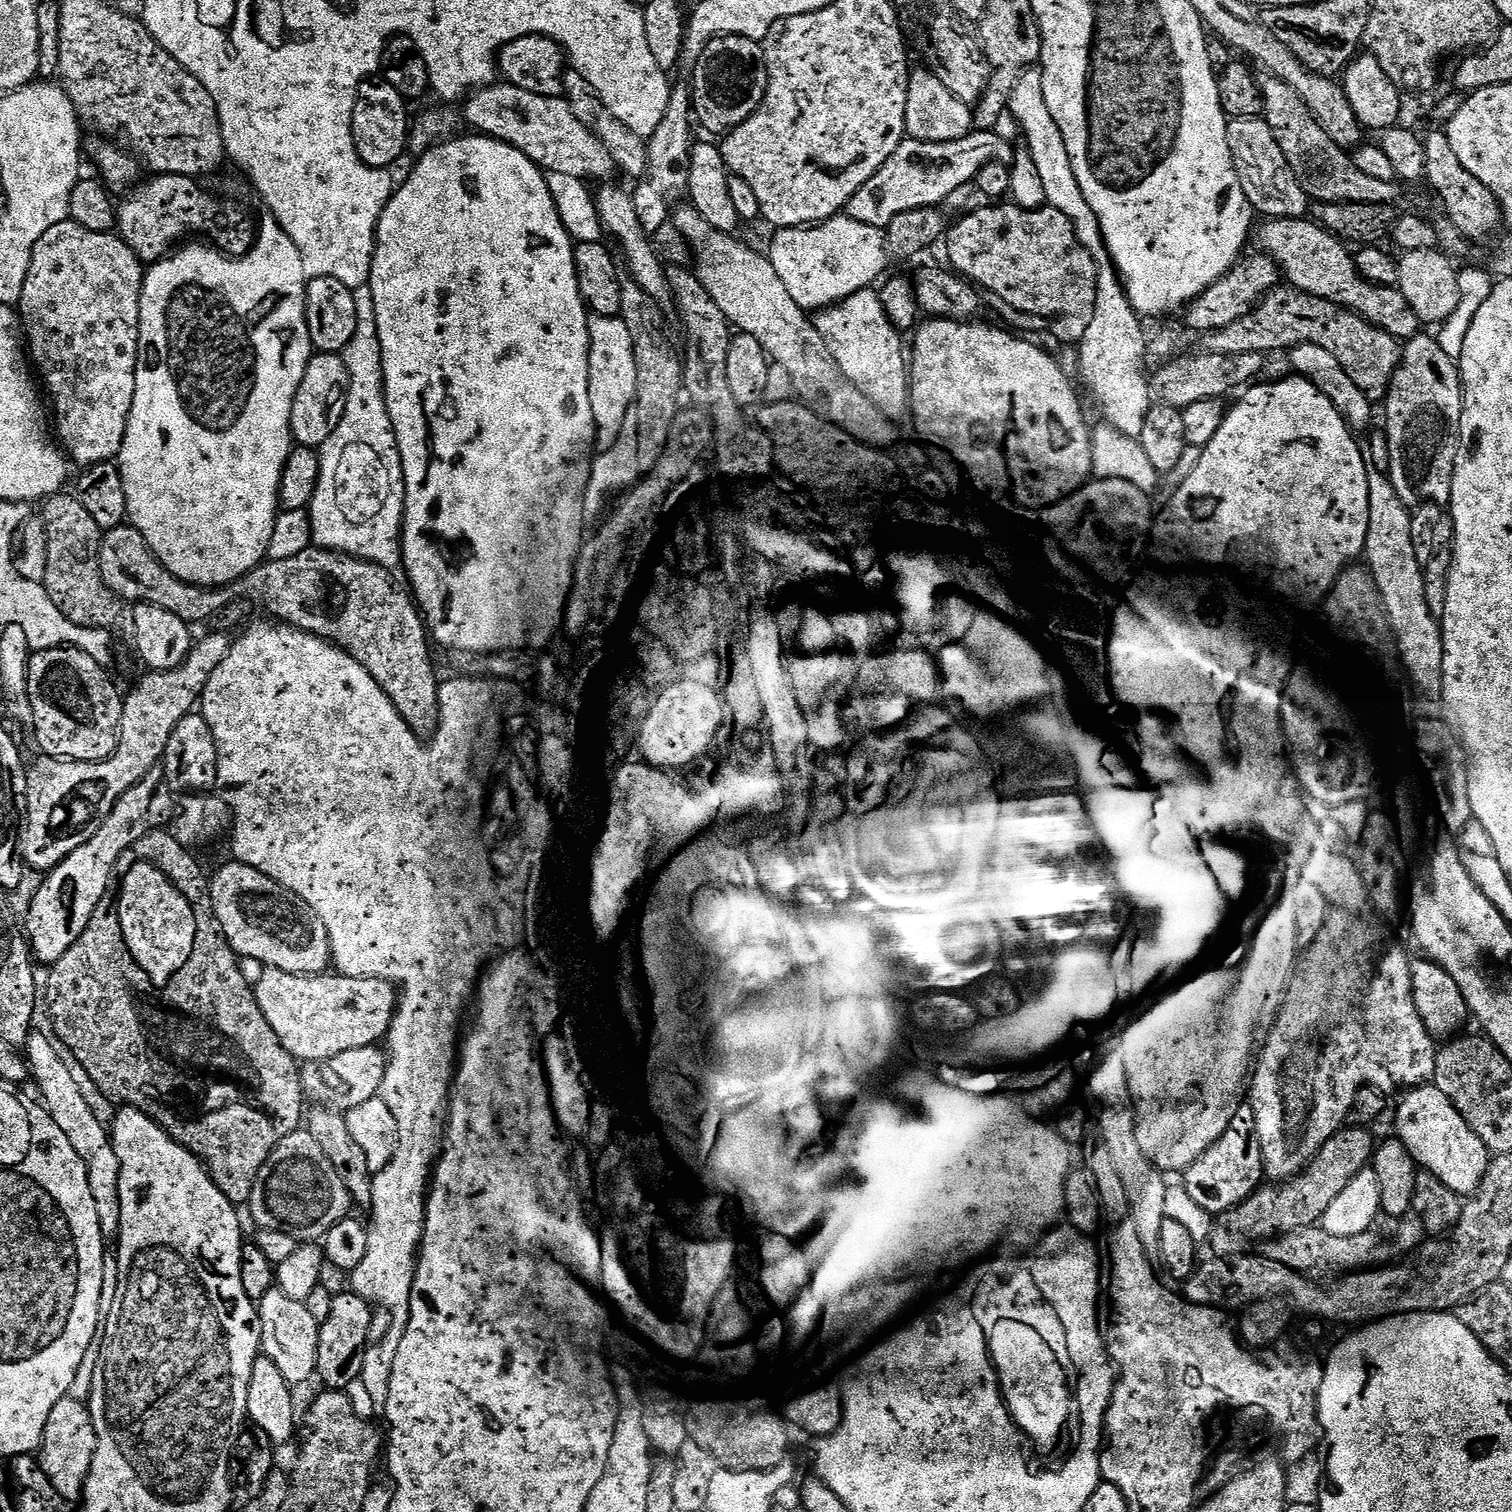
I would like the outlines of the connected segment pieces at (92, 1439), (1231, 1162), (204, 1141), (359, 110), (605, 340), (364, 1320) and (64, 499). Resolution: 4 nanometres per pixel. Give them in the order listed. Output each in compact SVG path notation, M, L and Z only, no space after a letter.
M65 1398L50 1410L50 1422L46 1422L44 1441L38 1449L40 1468L48 1486L53 1488L64 1500L76 1502L83 1497L84 1483L90 1474L90 1466L96 1453L96 1435L92 1416L85 1401Z
M1251 1119L1233 1120L1219 1142L1188 1170L1186 1179L1189 1198L1204 1212L1227 1214L1237 1208L1243 1200L1250 1199L1265 1179L1262 1150L1256 1141Z
M232 1106L228 1110L222 1110L218 1114L208 1116L206 1120L200 1120L196 1124L174 1124L174 1118L162 1118L158 1121L160 1126L166 1130L174 1128L174 1132L178 1132L176 1136L180 1136L180 1145L188 1152L195 1153L196 1156L206 1154L208 1159L203 1161L203 1165L215 1182L215 1186L234 1206L242 1206L253 1190L253 1182L256 1181L258 1170L268 1160L264 1156L264 1152L270 1154L268 1148L277 1149L274 1140L278 1138L278 1132L272 1124L268 1124L268 1120L264 1120L260 1114L248 1110L248 1108L240 1108L240 1106Z
M376 82L361 84L356 104L352 107L352 144L356 148L356 156L365 169L388 170L388 167L403 154L404 148L406 152L406 140L404 144L404 135L408 132L408 112L404 109L406 100L392 85L385 82L372 83Z
M619 318L602 320L589 327L589 345L587 347L586 366L588 366L588 382L586 396L596 434L596 446L608 451L621 437L624 418L629 410L636 389L635 368L632 360L630 332L626 324Z
M345 1290L341 1296L332 1300L328 1308L328 1317L319 1325L318 1334L318 1362L316 1376L324 1383L328 1390L348 1390L351 1384L355 1385L360 1379L364 1350L369 1343L368 1327L372 1324L372 1312L368 1301L361 1296Z
M57 495L43 505L42 519L48 539L48 553L42 587L48 591L54 606L58 606L60 613L72 624L77 624L79 628L107 629L108 623L116 616L118 600L104 587L97 568L97 548L102 533L88 517L79 499L75 495L64 495Z

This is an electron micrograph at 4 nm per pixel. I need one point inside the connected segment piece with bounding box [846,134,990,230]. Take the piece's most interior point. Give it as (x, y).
(919, 174)

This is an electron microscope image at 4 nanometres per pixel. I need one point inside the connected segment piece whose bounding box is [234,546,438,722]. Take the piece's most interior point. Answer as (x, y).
(327, 594)

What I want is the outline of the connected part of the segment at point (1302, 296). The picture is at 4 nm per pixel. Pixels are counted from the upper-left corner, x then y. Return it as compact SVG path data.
M1277 286L1252 309L1251 314L1236 320L1220 332L1207 337L1207 351L1218 354L1271 354L1279 348L1285 350L1307 342L1327 350L1356 383L1358 390L1367 394L1369 400L1380 402L1387 397L1396 372L1400 368L1401 341L1386 330L1374 326L1364 317L1326 298L1311 296L1291 286Z

